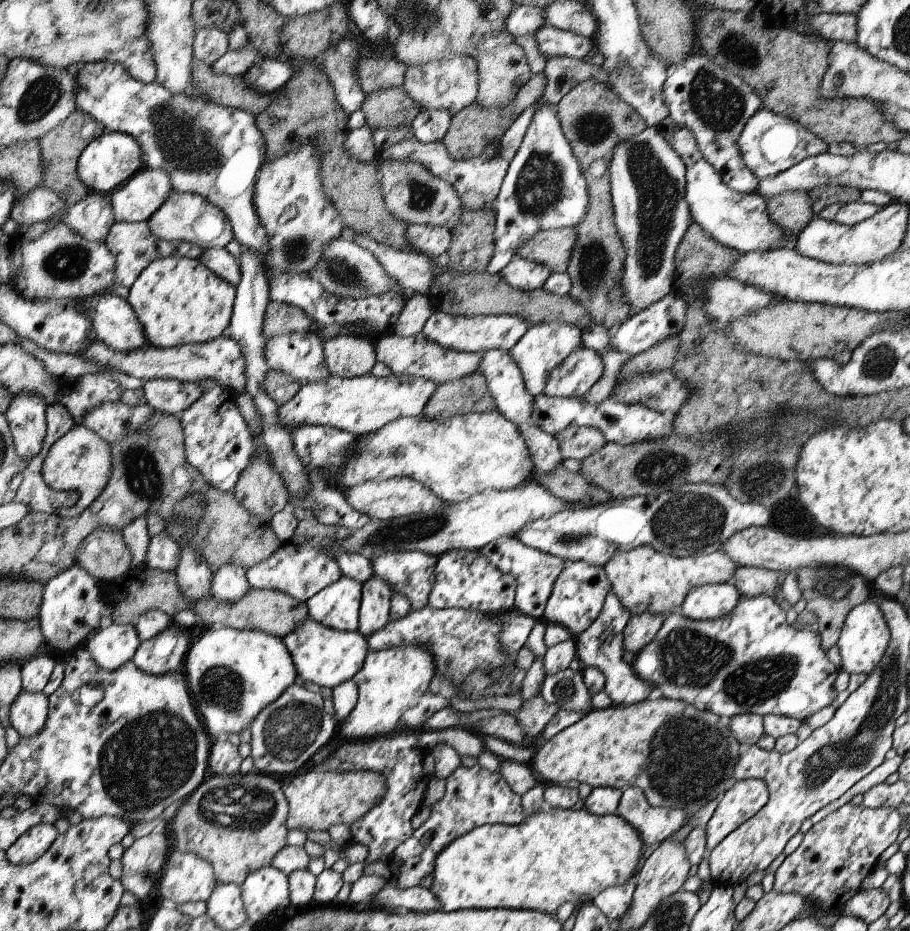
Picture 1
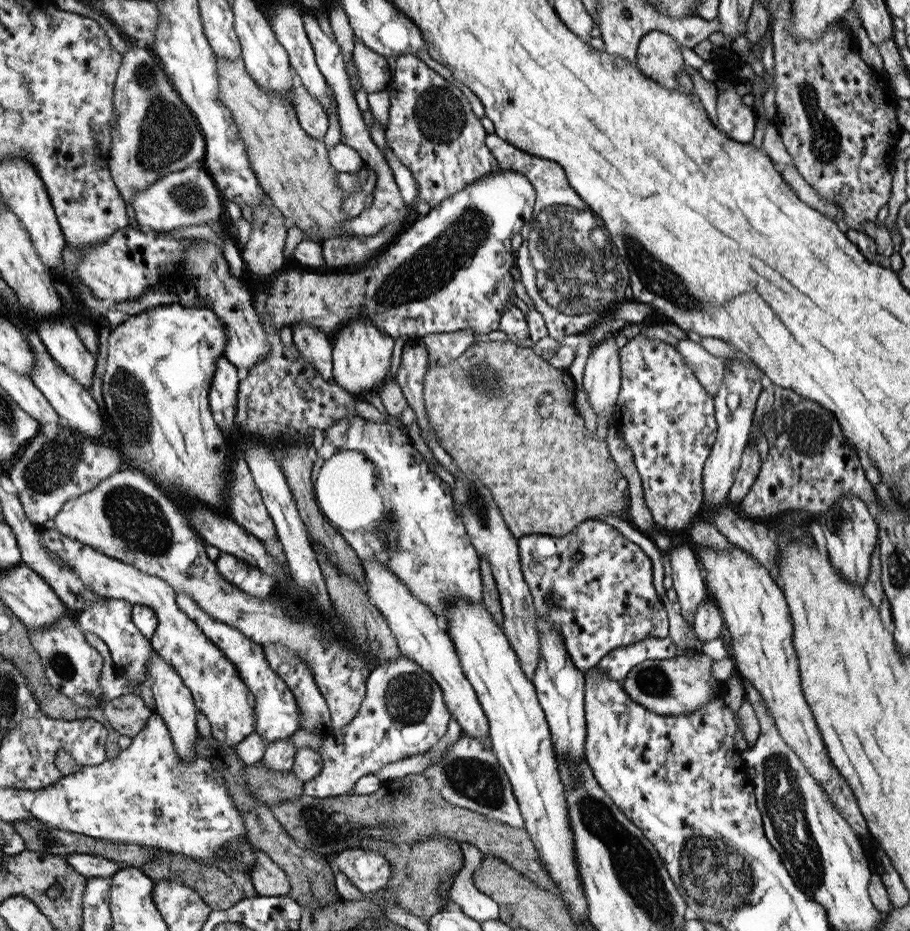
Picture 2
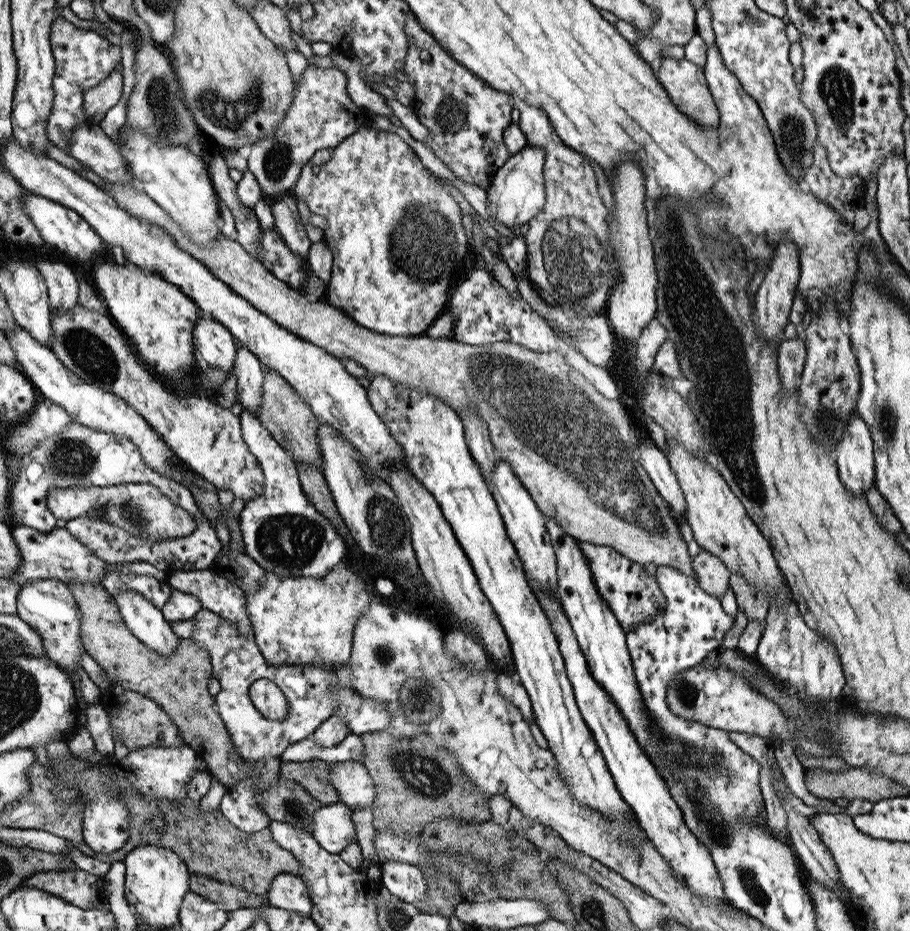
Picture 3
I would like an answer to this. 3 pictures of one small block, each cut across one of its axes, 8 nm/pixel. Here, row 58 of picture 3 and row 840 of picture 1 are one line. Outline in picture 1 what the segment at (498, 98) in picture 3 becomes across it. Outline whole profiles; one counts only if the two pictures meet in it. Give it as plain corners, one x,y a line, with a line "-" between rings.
460,765
446,779
444,797
431,808
429,818
416,829
408,840
399,844
390,855
400,873
393,880
399,889
417,887
422,878
434,872
435,860
453,840
482,825
502,823
517,825
526,818
521,796
516,794
506,779
497,772
476,765
466,768

